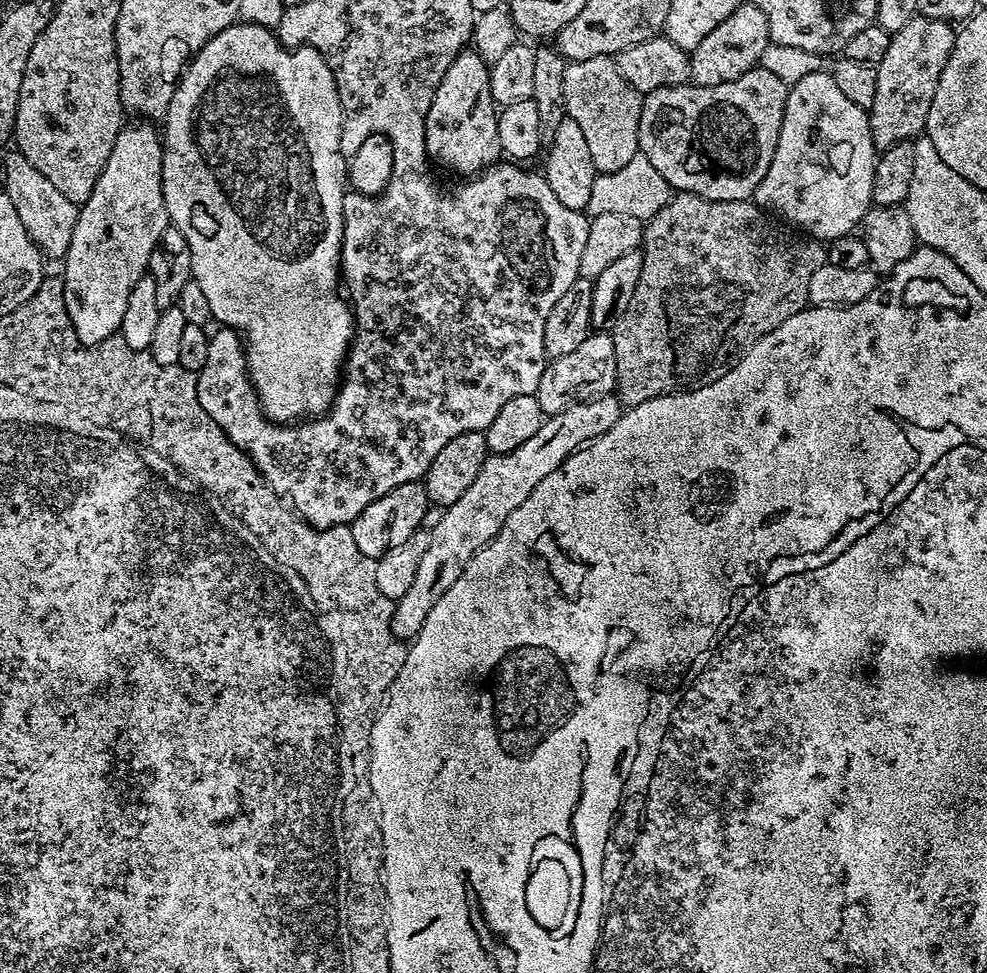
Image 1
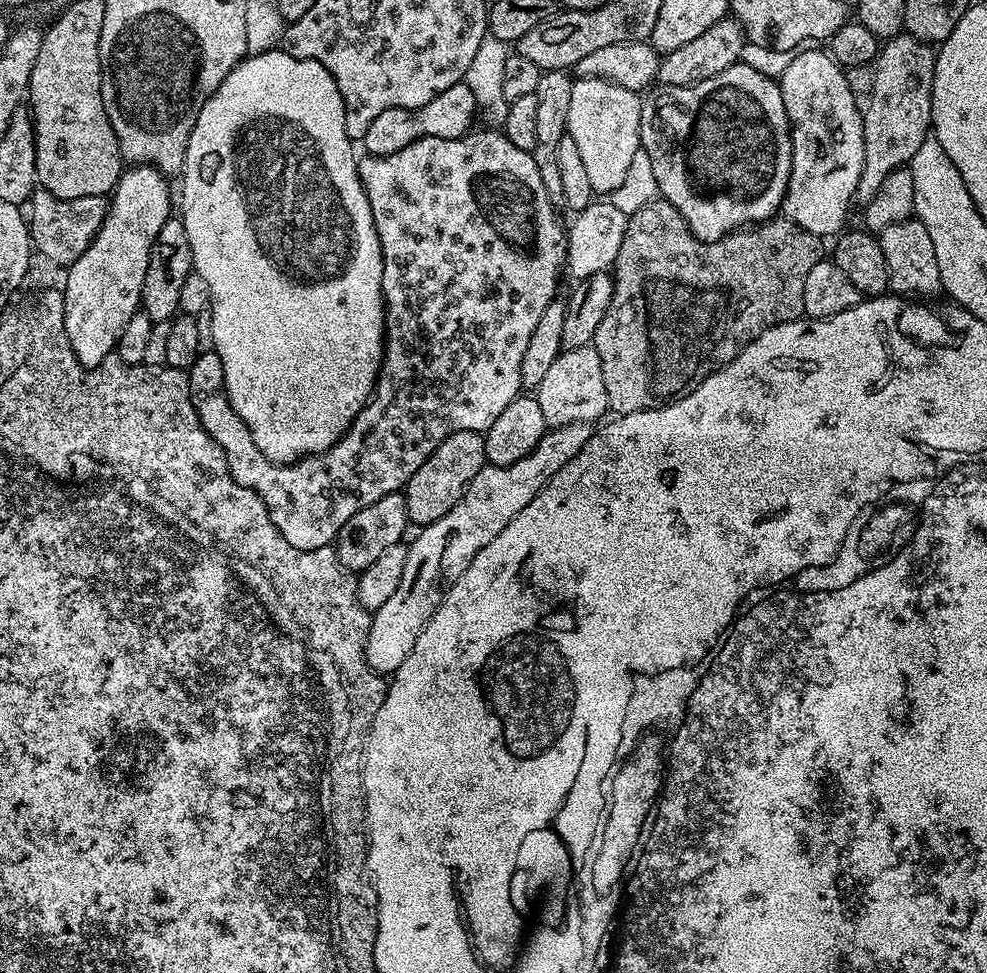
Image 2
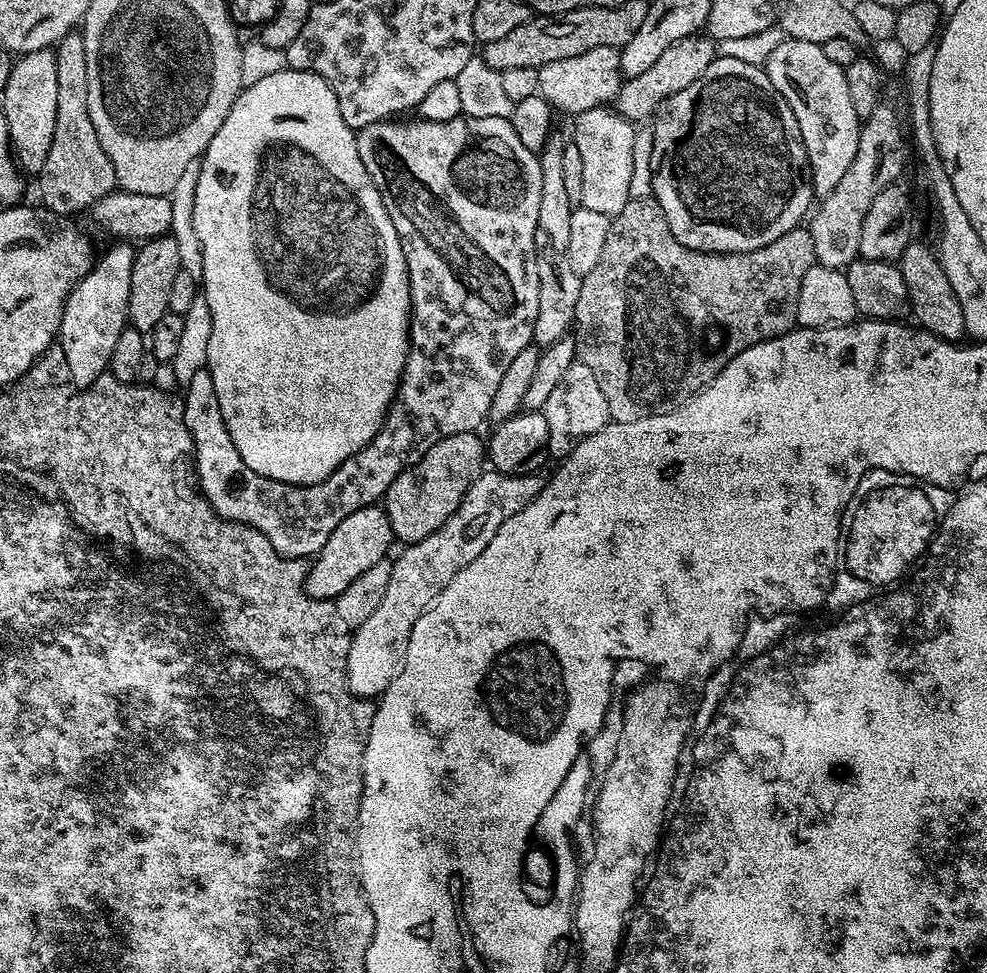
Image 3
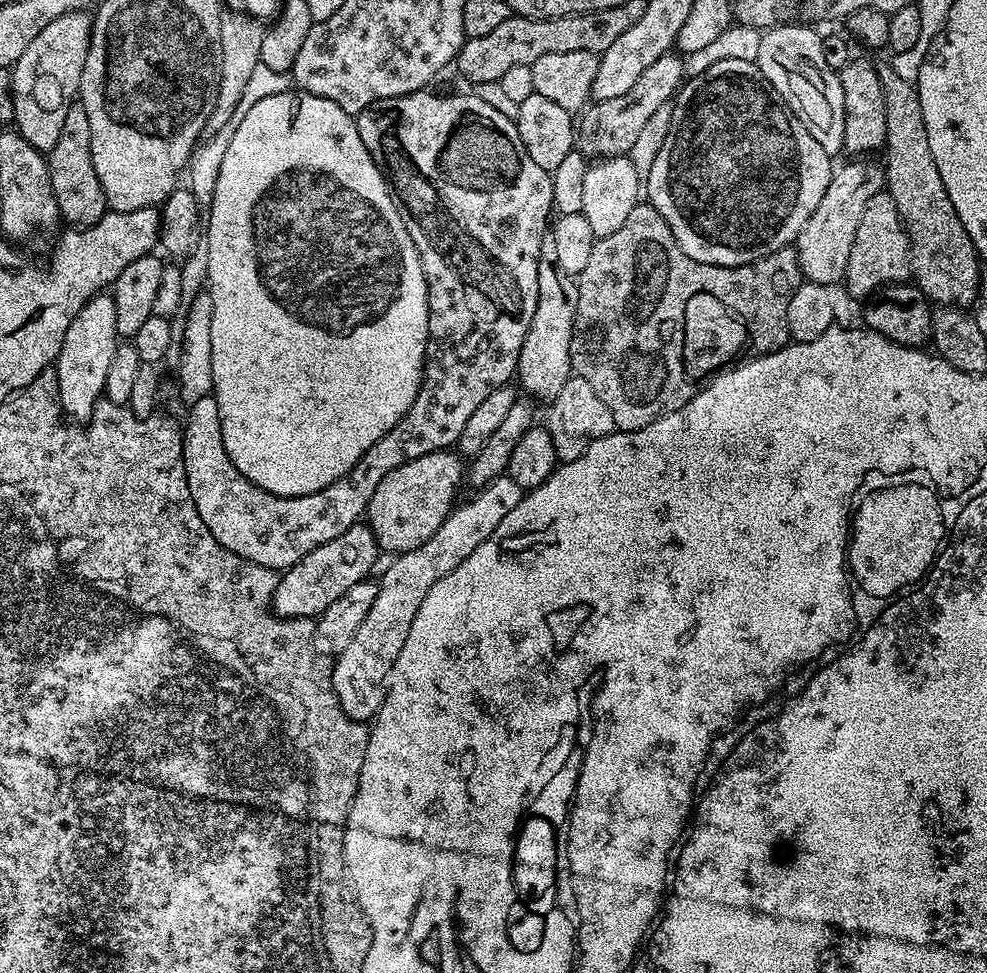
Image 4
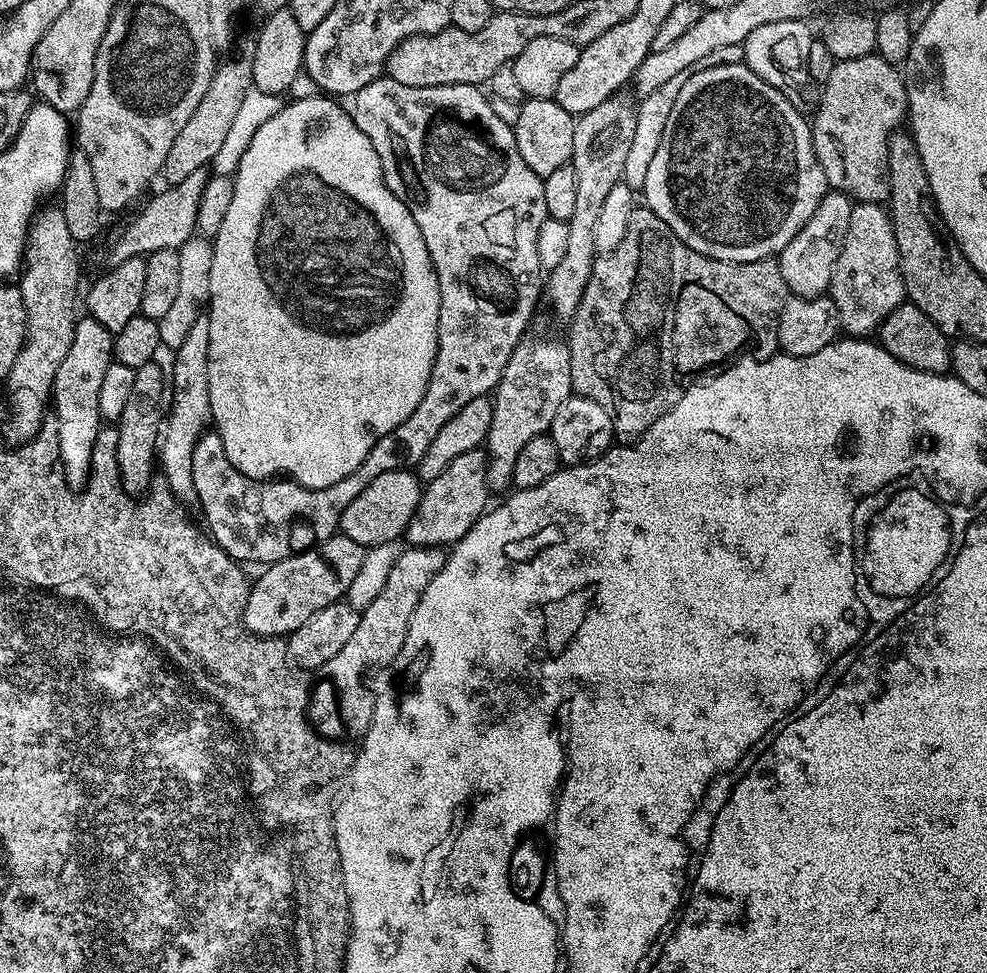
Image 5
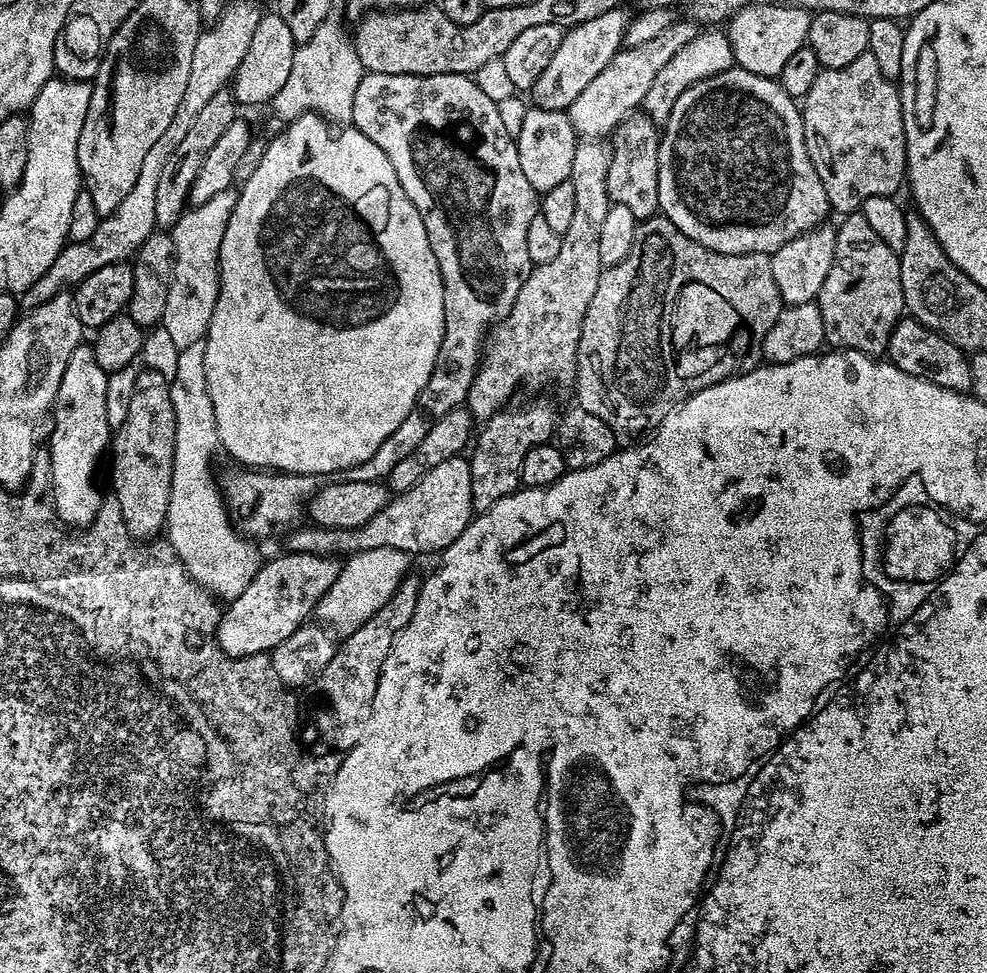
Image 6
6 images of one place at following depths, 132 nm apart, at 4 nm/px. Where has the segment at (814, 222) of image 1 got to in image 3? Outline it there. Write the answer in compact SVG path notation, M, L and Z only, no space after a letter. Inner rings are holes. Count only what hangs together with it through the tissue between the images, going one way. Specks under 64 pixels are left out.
M785 38L778 50L770 54L766 71L770 82L774 82L774 90L778 90L790 110L794 110L802 142L808 151L812 191L817 197L826 197L834 190L834 186L838 186L838 182L846 175L846 170L850 170L854 154L858 154L862 117L854 114L844 69L834 66L834 62L826 58L821 45Z

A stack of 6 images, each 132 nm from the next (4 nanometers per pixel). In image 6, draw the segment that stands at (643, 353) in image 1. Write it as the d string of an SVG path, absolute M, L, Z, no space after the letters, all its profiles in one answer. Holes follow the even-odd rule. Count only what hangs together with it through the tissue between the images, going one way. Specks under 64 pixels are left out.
M663 214L648 217L647 220L641 220L636 226L636 237L634 238L634 246L630 246L630 254L626 254L626 258L622 262L605 267L601 271L598 278L598 290L594 290L594 298L590 298L590 306L586 306L586 318L582 318L582 334L578 338L578 350L576 351L576 375L574 377L574 389L576 388L575 403L582 410L590 410L590 414L598 414L598 418L602 418L602 422L606 422L606 426L610 426L610 430L614 434L617 445L620 446L635 446L645 439L646 434L651 433L656 427L664 421L668 415L672 413L673 408L690 399L695 392L702 391L703 388L714 386L723 380L729 380L731 376L737 375L741 371L744 359L751 354L752 351L757 351L758 341L763 342L766 338L766 330L770 330L770 326L774 326L774 322L778 322L778 314L782 307L782 301L778 294L778 286L774 286L774 270L770 270L771 255L767 252L745 252L744 254L726 254L725 252L715 252L706 246L702 246L698 242L694 242L690 238L686 238L686 234L682 234L678 230L678 226L674 226L674 222L667 220Z

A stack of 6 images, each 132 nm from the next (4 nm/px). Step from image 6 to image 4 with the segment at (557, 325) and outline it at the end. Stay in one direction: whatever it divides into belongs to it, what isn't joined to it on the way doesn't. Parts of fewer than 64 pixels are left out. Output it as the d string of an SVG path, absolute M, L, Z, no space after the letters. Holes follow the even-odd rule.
M669 54L658 58L658 62L652 63L638 77L638 82L634 82L634 86L626 90L626 94L622 94L619 98L606 98L589 103L578 120L576 144L580 153L589 158L607 158L627 154L634 146L638 134L642 134L642 126L646 126L654 110L669 103L680 91L685 80L685 61L679 55Z

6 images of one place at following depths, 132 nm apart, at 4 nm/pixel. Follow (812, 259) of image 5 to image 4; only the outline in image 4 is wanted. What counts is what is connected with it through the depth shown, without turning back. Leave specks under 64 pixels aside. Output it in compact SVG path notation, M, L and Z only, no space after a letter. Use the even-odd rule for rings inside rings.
M852 158L849 164L844 164L833 171L830 186L826 186L826 194L822 194L822 202L818 202L818 210L806 218L806 226L796 235L794 247L800 263L800 275L810 284L838 284L846 274L846 262L850 262L850 249L854 247L854 233L858 231L858 222L866 210L866 202L874 198L874 194L885 191L886 177L883 163L872 158Z

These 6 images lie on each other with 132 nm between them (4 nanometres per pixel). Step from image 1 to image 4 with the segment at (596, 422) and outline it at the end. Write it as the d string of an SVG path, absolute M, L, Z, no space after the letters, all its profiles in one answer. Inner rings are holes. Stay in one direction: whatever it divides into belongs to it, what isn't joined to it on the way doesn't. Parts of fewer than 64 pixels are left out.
M505 474L493 478L475 495L464 505L461 503L453 507L446 522L442 522L442 526L438 526L434 535L422 542L418 550L399 553L393 559L396 561L385 570L384 577L379 577L380 589L374 598L374 606L370 606L370 614L366 614L362 626L358 626L358 634L354 634L350 646L335 657L332 666L332 688L342 710L351 720L371 722L376 719L384 701L384 690L388 687L388 675L398 654L402 654L406 634L410 634L410 622L414 622L414 614L418 614L422 598L430 594L430 586L434 586L434 582L470 558L470 554L474 554L474 550L494 534L498 522L502 522L518 502L522 502L526 492Z

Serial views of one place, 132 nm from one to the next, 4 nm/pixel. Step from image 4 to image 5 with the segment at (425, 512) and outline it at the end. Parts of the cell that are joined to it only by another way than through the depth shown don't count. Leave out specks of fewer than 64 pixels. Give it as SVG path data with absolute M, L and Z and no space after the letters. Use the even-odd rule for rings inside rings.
M405 470L381 474L378 478L374 478L374 482L370 486L366 486L366 490L362 490L362 494L358 494L358 498L354 498L354 502L350 502L350 506L346 506L346 510L340 518L339 531L354 542L363 544L365 549L399 541L407 533L410 518L416 513L421 491L422 484L415 471Z

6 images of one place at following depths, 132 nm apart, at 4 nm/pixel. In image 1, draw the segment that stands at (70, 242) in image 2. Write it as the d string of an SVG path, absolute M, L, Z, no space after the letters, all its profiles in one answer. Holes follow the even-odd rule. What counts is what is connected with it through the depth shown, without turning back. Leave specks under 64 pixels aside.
M12 150L4 160L2 192L10 198L10 202L14 202L18 216L22 218L22 226L26 226L26 234L30 234L32 241L49 261L59 261L68 253L70 240L74 238L74 228L78 226L80 205L70 202L70 198L56 189L50 178L46 178L46 174L30 166L28 159L19 150Z

